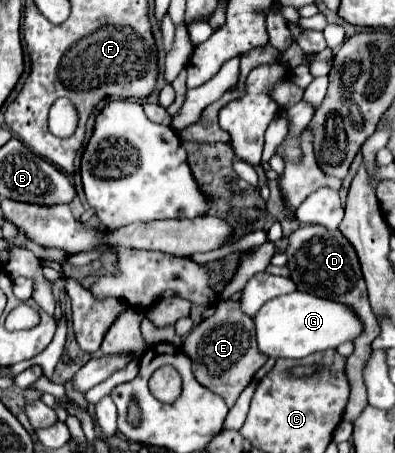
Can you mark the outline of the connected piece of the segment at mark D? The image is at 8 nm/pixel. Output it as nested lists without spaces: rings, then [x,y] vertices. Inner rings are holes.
[[[301,226],[289,236],[289,246],[287,246],[287,268],[291,272],[291,280],[297,284],[297,290],[315,294],[319,298],[335,300],[341,304],[347,304],[349,308],[353,306],[353,312],[357,312],[359,320],[363,322],[363,332],[355,338],[355,352],[347,358],[347,376],[351,384],[351,398],[345,410],[345,420],[353,422],[361,414],[361,410],[367,406],[367,388],[361,376],[361,368],[365,364],[365,358],[369,358],[369,348],[375,336],[379,334],[379,324],[371,312],[369,306],[369,296],[365,288],[365,280],[361,274],[359,258],[353,250],[353,246],[341,236],[341,232],[329,232],[327,228],[321,226]]]

